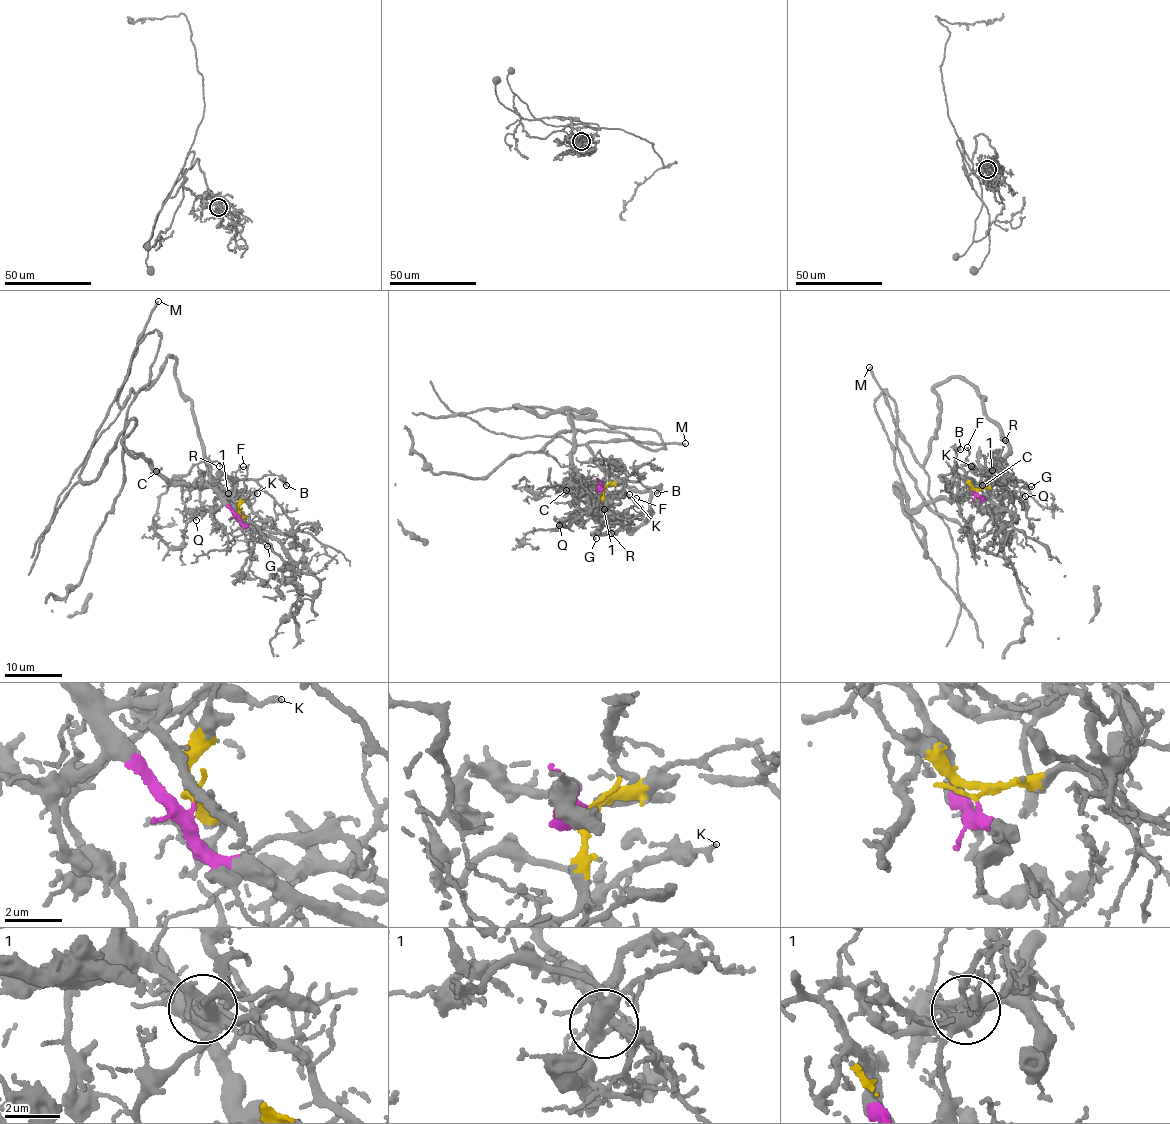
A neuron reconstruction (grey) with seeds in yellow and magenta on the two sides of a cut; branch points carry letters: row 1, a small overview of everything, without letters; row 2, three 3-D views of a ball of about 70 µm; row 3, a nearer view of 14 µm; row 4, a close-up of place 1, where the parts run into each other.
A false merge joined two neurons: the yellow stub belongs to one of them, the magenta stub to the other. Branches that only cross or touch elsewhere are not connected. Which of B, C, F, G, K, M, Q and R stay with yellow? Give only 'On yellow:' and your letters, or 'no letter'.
On yellow: F, G, K, M, R

